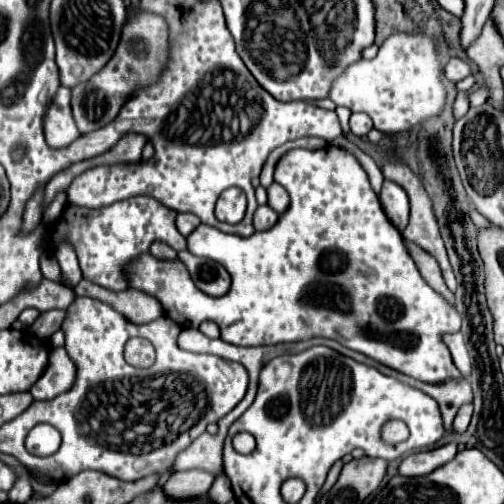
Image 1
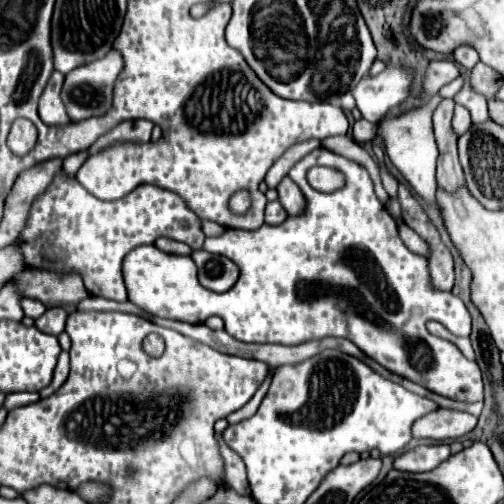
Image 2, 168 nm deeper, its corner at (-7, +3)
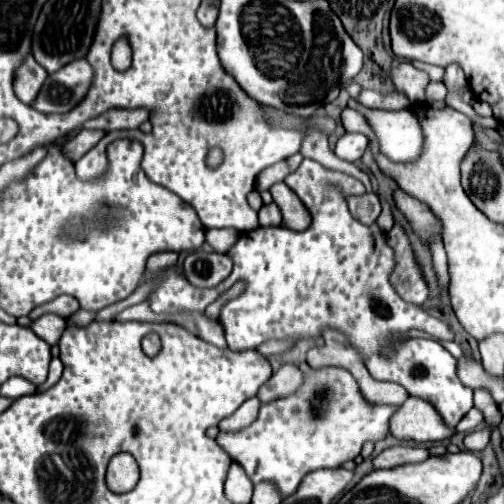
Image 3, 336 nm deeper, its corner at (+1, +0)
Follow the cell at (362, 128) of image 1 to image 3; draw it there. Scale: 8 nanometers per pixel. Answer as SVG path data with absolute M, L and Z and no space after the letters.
M344 133L338 143L334 153L344 159L344 161L360 161L364 149L368 147L368 137L364 133Z

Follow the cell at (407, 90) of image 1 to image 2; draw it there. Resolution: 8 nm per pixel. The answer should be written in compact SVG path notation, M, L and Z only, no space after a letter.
M388 66L378 76L364 76L352 90L356 108L368 122L378 122L390 112L390 108L402 104L408 98L408 86L412 72L402 66Z

